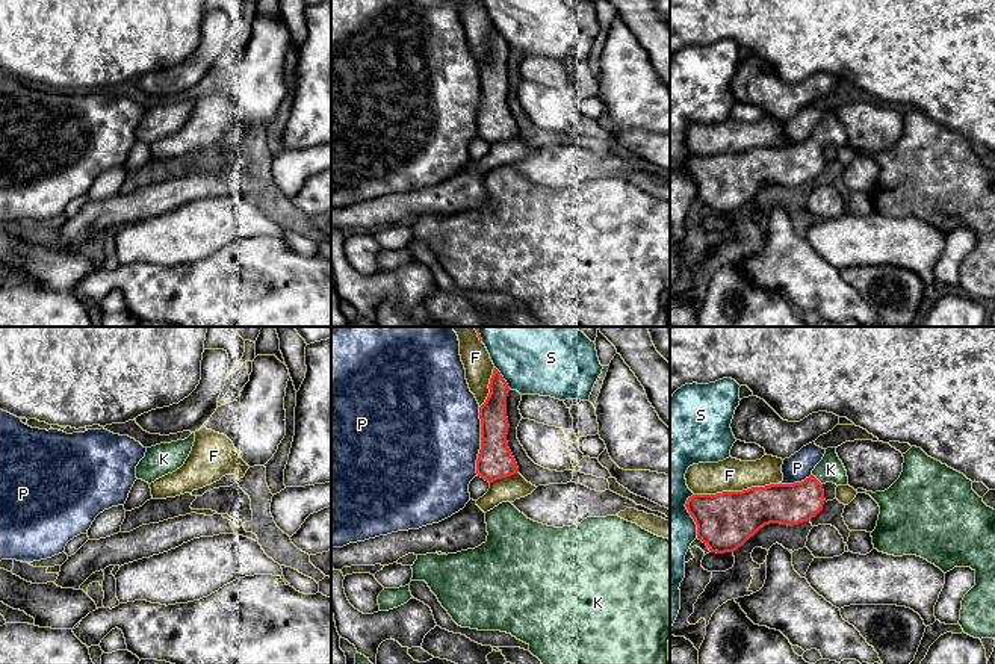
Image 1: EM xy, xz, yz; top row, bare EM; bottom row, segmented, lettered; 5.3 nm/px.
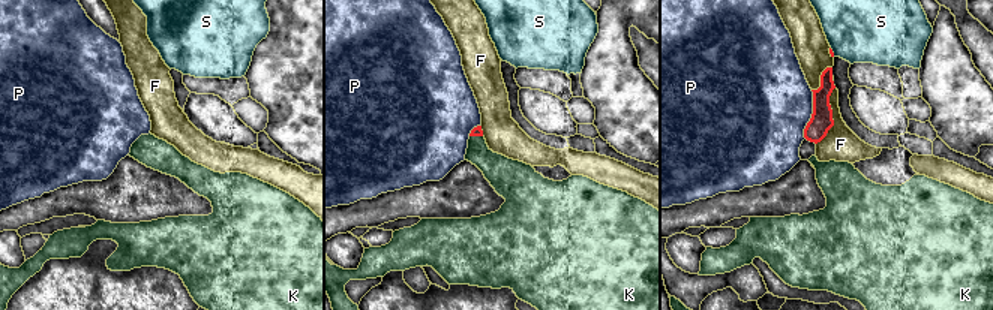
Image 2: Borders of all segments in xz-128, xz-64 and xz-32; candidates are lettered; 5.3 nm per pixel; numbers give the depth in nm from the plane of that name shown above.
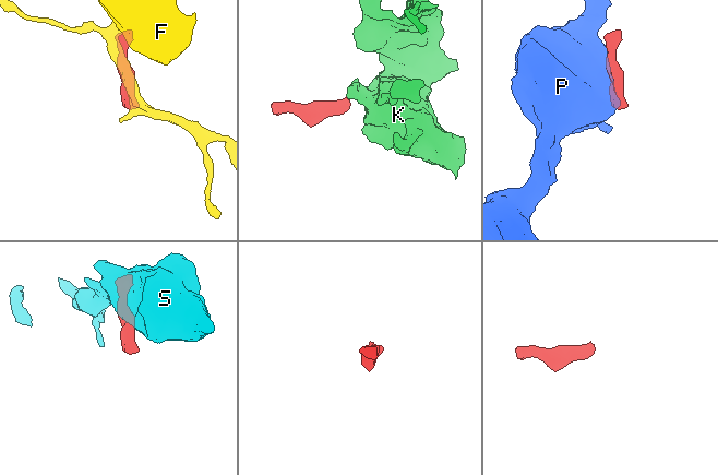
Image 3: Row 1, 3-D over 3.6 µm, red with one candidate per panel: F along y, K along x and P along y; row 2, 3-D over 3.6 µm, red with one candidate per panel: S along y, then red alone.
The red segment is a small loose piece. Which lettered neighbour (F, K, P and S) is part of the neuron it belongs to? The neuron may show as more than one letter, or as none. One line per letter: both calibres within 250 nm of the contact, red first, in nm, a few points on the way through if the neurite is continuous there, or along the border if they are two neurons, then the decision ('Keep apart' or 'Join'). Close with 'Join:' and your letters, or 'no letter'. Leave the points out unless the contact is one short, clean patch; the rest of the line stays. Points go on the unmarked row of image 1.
F: Thickness 300 nm (red) against 180 nm. Keep apart
K: Thickness 220 nm (red) against 140 nm. Path across: yz (788, 165), (793, 165), (817, 141), (830, 130). Join
P: Thickness 190 nm (red) against 500 nm. Keep apart
S: Thickness 140 nm (red) against 300 nm. Keep apart
Join: K

